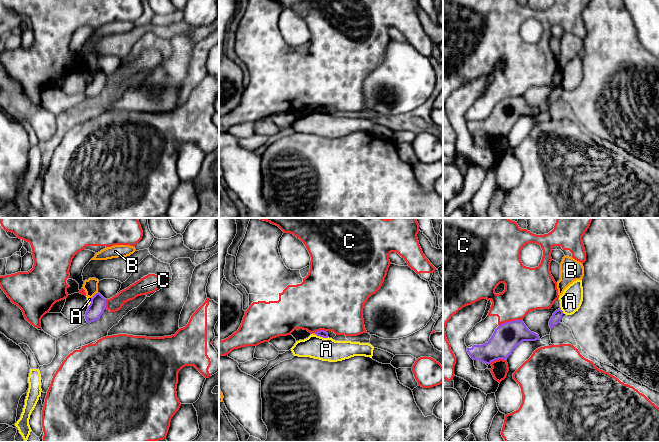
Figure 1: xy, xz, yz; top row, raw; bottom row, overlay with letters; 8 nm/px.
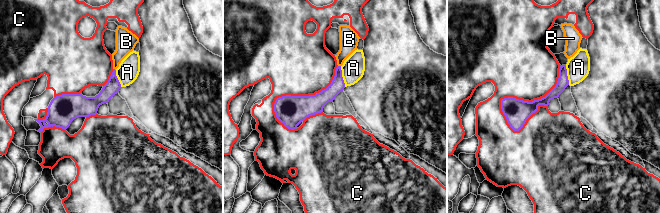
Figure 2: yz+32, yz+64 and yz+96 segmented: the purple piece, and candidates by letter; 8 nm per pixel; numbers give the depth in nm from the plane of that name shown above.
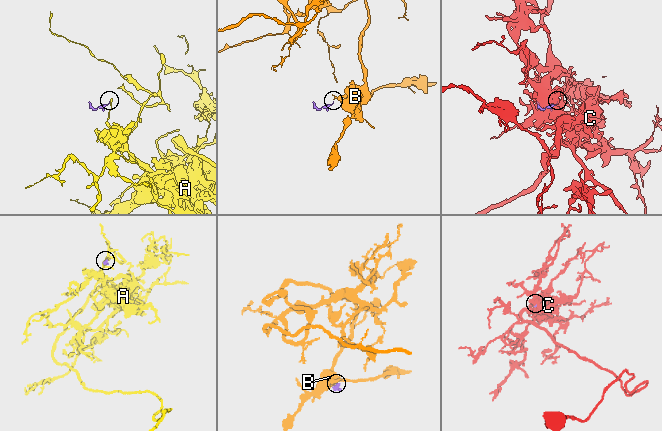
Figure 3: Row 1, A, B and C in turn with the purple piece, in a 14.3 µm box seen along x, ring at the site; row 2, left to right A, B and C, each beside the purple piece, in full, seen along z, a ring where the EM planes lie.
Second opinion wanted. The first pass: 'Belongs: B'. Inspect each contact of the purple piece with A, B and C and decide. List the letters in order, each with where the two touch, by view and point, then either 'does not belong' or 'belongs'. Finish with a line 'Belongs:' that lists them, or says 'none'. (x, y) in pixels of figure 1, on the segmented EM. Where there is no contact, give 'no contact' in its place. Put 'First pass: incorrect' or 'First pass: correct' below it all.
A: meets purple in xz at (322, 336); does not belong
B: meets purple in xy at (94, 295); does not belong
C: meets purple in yz at (510, 321); does not belong
Belongs: none
First pass: incorrect

